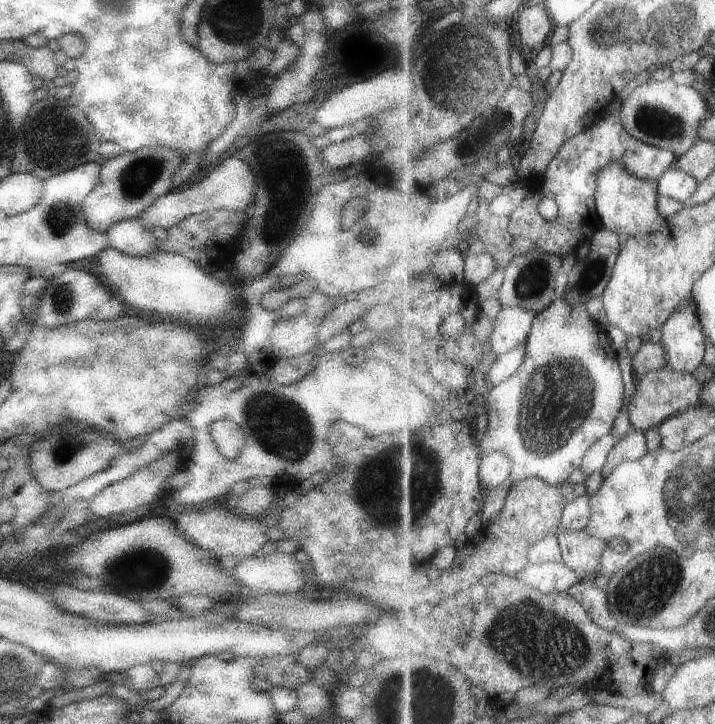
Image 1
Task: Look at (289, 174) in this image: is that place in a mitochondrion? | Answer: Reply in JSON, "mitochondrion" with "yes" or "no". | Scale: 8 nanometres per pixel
{"mitochondrion":"yes"}

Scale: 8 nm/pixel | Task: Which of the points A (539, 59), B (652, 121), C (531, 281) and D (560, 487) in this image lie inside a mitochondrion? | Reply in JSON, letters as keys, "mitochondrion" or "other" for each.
{"A":"other","B":"mitochondrion","C":"mitochondrion","D":"other"}

